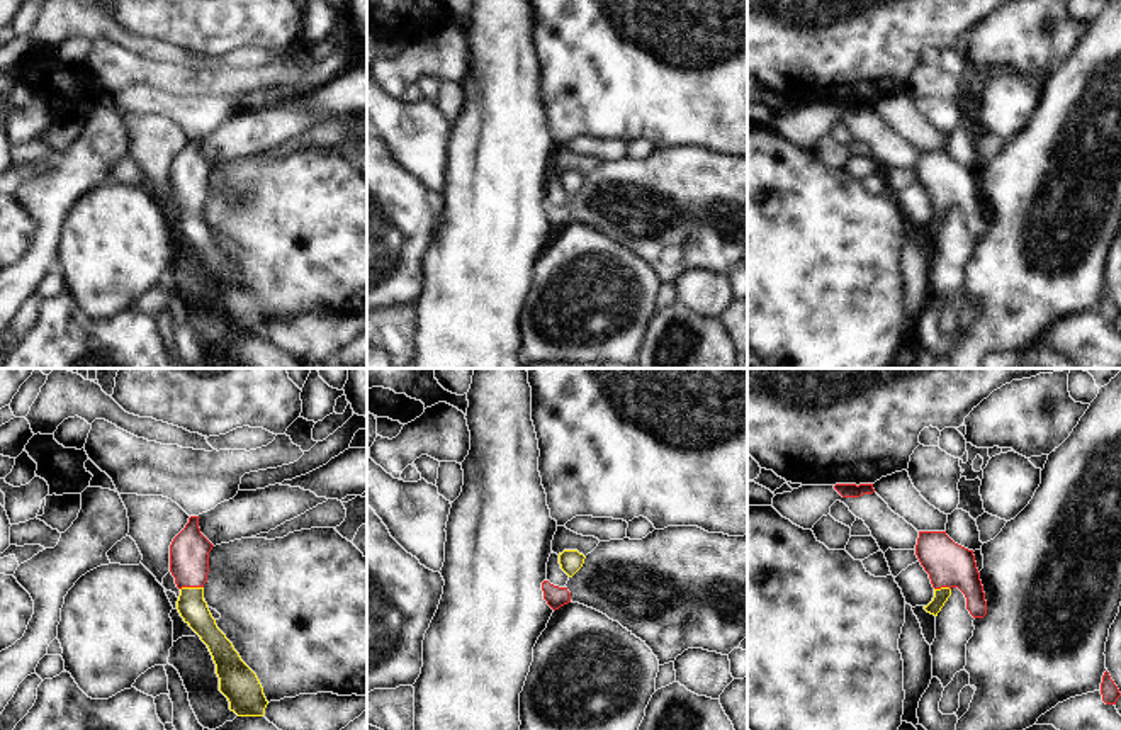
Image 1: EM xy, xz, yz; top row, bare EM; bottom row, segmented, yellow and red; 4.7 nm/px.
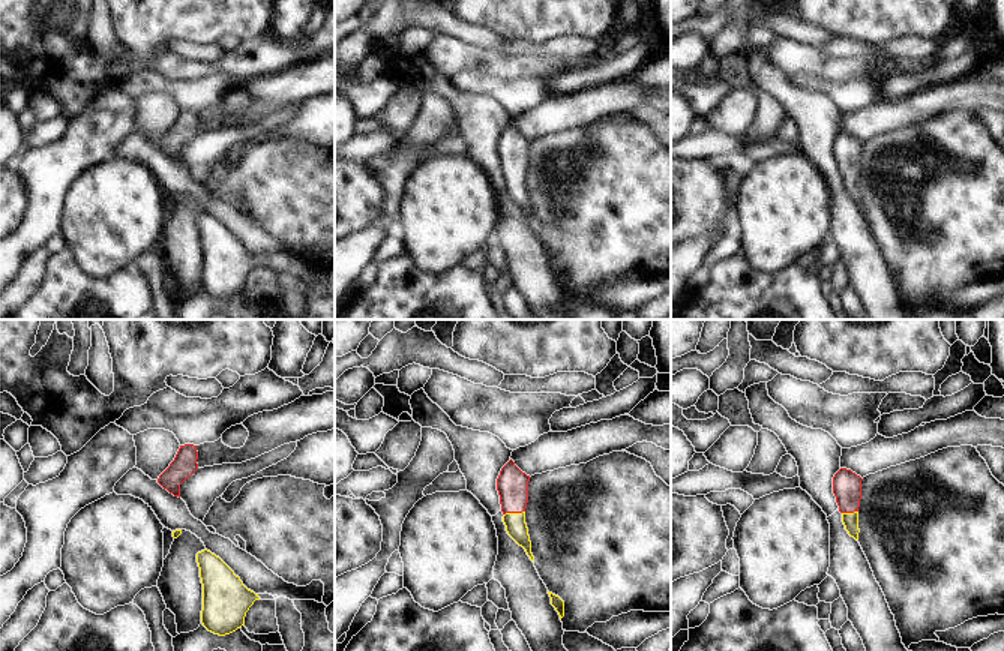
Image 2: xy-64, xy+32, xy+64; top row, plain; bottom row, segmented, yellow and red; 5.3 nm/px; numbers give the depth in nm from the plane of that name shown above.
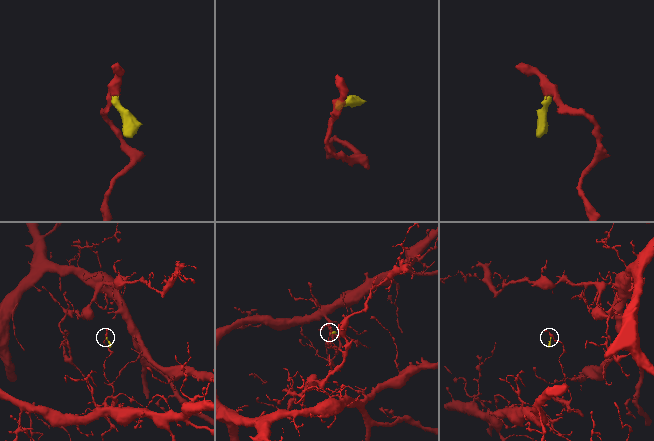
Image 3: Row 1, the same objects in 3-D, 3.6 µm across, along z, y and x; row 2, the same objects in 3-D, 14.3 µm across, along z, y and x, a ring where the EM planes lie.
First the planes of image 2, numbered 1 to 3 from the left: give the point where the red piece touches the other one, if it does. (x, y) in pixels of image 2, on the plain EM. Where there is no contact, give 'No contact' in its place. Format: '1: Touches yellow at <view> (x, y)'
1: No contact
2: Touches yellow at xy+32 (514, 177)
3: Touches yellow at xy+64 (850, 177).

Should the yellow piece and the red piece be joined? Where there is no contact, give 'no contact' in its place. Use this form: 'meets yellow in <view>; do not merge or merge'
meets yellow in xy; merge

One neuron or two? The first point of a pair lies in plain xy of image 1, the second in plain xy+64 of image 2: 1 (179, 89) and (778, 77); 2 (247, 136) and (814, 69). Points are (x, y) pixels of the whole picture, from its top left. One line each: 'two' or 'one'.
1: two
2: two

